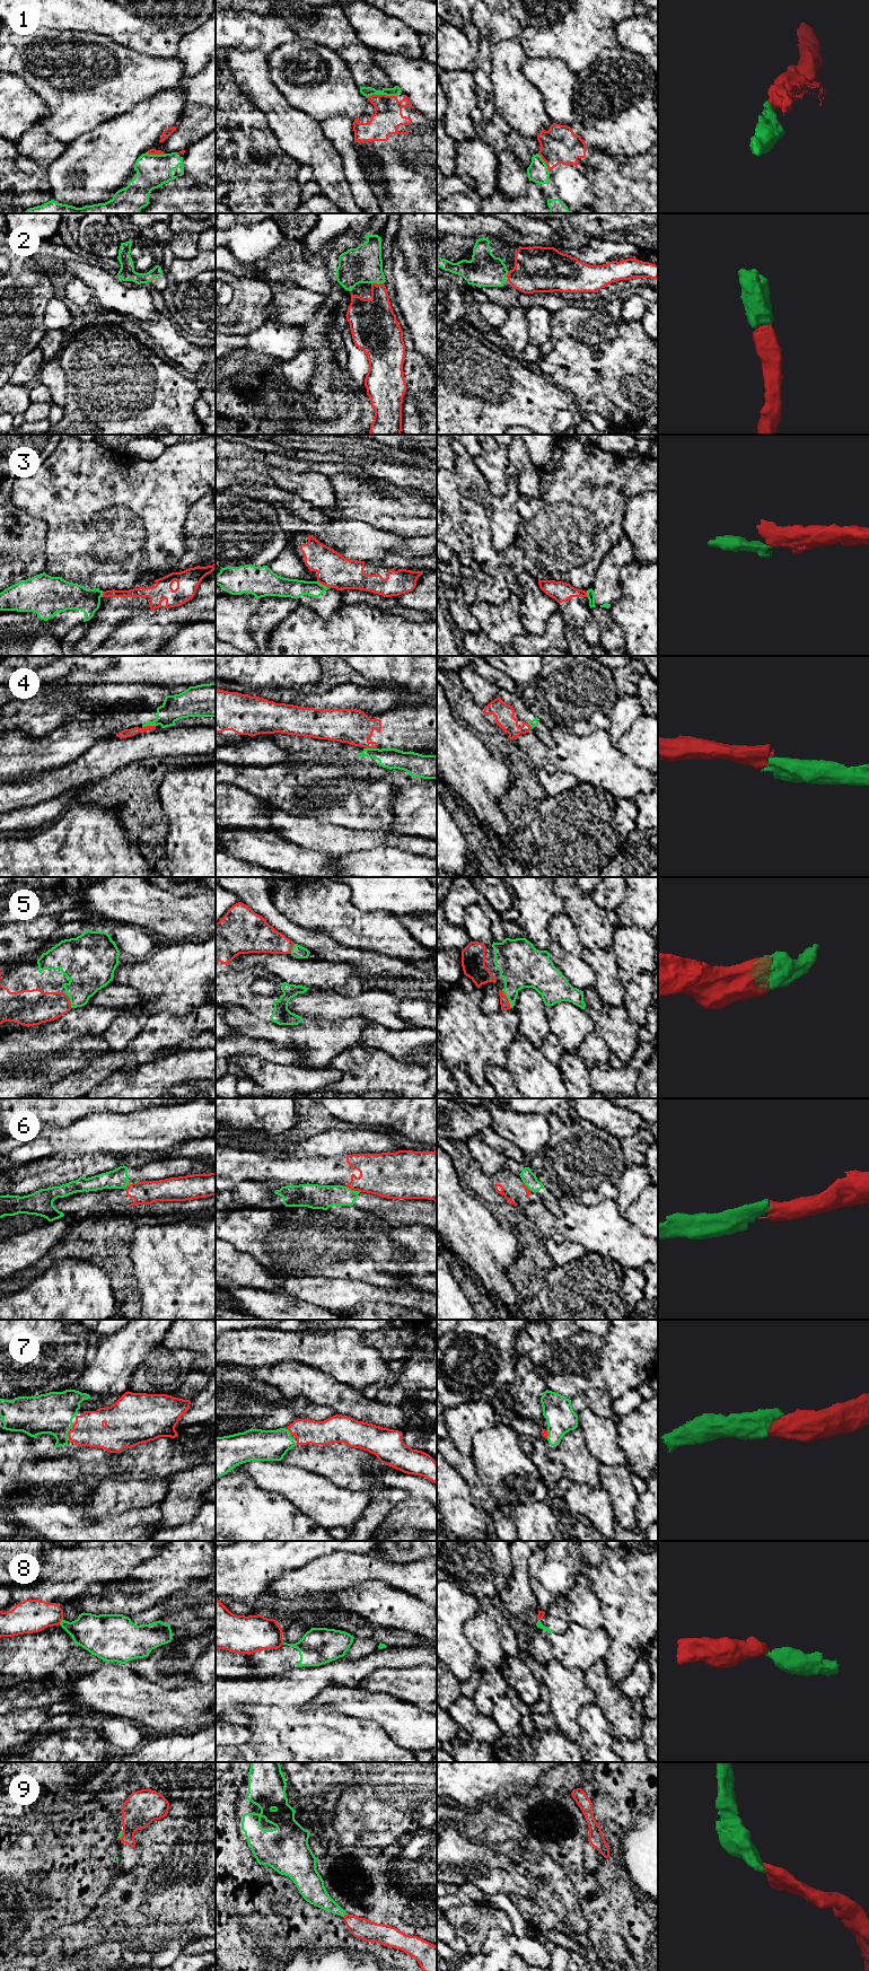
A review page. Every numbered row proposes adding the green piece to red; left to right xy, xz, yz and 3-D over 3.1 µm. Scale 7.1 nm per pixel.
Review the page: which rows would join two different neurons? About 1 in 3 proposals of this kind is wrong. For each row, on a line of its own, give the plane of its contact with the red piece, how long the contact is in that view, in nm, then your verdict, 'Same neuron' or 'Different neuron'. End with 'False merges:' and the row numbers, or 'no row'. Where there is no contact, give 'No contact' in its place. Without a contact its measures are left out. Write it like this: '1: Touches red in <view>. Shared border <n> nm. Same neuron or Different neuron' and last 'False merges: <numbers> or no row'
1: Touches red in xz. Shared border 220 nm. Same neuron
2: Touches red in xz. Shared border 80 nm. Same neuron
3: Touches red in xz. Shared border 110 nm. Different neuron
4: Touches red in xy. Shared border 100 nm. Different neuron
5: Touches red in yz. Shared border 140 nm. Same neuron
6: Touches red in xz. Shared border 120 nm. Different neuron
7: Touches red in xy. Shared border 80 nm. Same neuron
8: Touches red in xy. Shared border 50 nm. Different neuron
9: Touches red in xz. Shared border 40 nm. Same neuron
False merges: 3, 4, 6, 8

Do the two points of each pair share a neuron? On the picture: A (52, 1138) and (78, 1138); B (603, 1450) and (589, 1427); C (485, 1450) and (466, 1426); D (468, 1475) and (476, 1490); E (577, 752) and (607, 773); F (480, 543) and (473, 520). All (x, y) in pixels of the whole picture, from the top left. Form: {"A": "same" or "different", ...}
{"A": "same", "B": "same", "C": "different", "D": "same", "E": "same", "F": "same"}

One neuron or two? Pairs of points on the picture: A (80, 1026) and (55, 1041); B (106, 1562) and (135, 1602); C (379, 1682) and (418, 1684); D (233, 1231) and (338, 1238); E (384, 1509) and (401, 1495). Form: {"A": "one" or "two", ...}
{"A": "one", "B": "two", "C": "one", "D": "one", "E": "one"}

